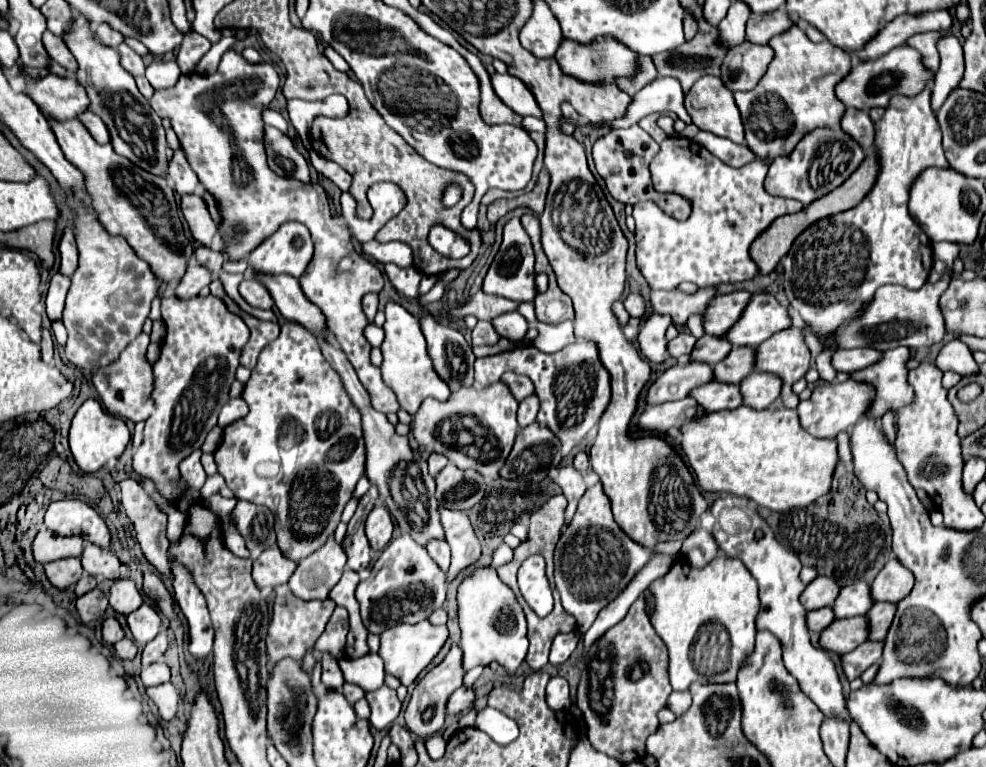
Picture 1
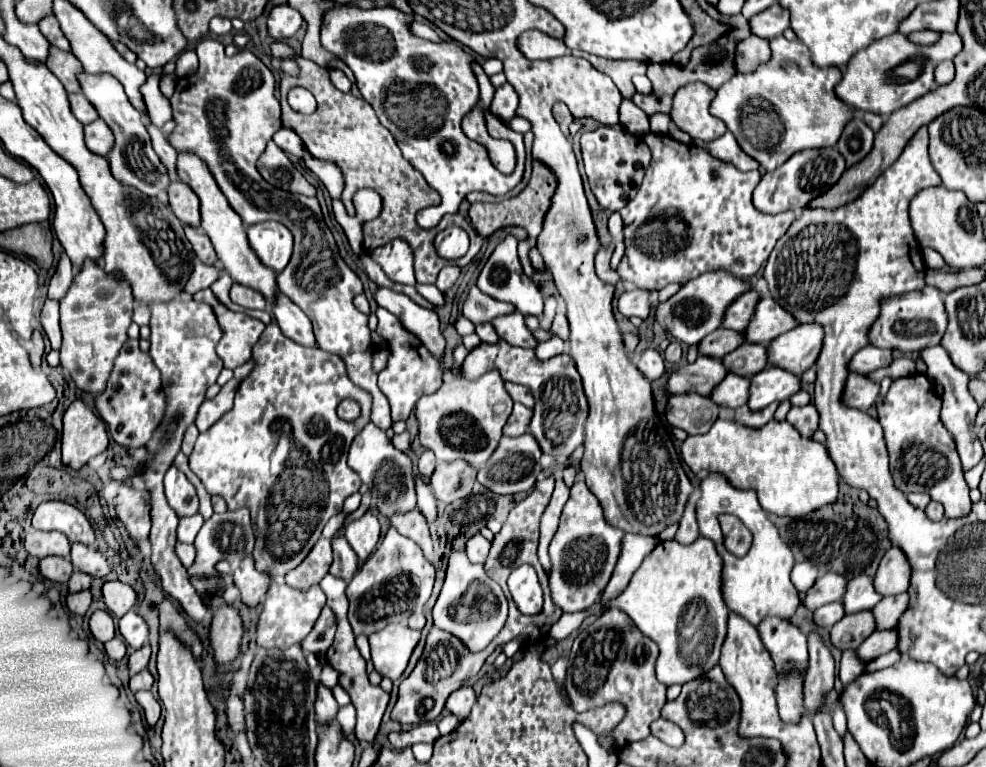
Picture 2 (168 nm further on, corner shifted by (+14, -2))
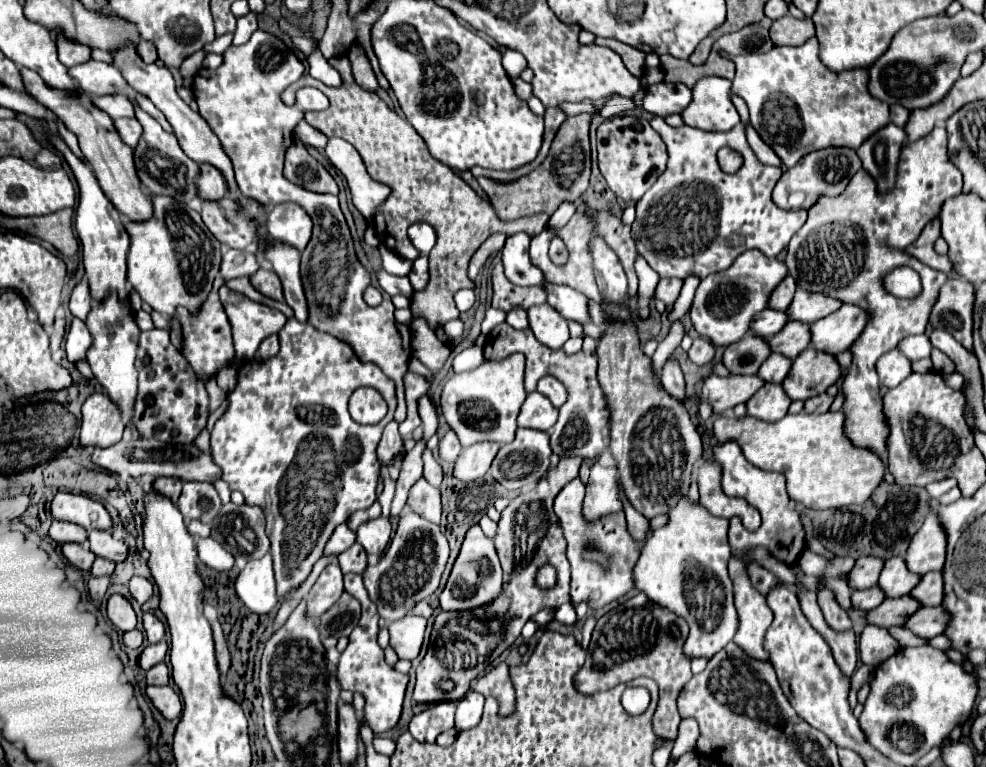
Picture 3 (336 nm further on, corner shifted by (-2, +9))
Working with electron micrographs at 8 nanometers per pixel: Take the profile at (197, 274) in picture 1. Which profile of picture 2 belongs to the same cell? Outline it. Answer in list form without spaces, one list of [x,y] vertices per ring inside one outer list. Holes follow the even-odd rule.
[[[198,265],[194,269],[190,281],[186,283],[186,291],[194,295],[196,291],[208,289],[220,275],[222,275],[222,269],[218,269],[216,265]]]

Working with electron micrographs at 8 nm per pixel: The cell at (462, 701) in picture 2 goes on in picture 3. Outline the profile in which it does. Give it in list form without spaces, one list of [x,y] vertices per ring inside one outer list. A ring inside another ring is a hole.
[[[500,664],[476,680],[474,690],[484,696],[494,696],[500,702],[500,714],[508,716],[514,710],[514,688],[508,678],[508,666]]]

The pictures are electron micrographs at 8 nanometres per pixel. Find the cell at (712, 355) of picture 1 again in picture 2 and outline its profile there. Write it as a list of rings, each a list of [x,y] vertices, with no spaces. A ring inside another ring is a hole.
[[[716,329],[708,339],[700,343],[700,353],[710,355],[710,357],[724,357],[732,353],[736,347],[744,343],[744,333],[742,331],[726,331],[726,329]]]

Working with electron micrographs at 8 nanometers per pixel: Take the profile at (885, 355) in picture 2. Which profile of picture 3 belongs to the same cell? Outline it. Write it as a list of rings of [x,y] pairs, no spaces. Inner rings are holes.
[[[908,336],[904,340],[900,340],[900,344],[896,346],[898,352],[902,352],[908,360],[922,360],[922,358],[928,358],[930,356],[930,350],[932,350],[932,344],[926,336]]]

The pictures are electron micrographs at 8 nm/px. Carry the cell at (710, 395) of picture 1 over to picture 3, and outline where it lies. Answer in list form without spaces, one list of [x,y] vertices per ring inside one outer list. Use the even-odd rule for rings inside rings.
[[[770,354],[768,360],[764,360],[764,364],[758,370],[758,378],[762,378],[764,382],[772,382],[772,384],[780,384],[784,380],[784,376],[788,374],[792,360],[788,360],[786,356],[780,354]]]

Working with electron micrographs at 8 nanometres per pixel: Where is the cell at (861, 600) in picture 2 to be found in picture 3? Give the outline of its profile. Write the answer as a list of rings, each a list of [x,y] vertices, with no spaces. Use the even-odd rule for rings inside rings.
[[[888,558],[884,560],[878,586],[888,598],[900,598],[906,596],[916,586],[918,580],[920,576],[912,576],[912,572],[908,572],[904,558]]]

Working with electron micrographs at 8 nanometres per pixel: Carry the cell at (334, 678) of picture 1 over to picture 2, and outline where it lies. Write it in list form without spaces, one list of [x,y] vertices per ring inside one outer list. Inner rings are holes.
[[[318,685],[318,697],[316,697],[316,717],[318,717],[318,725],[324,725],[324,723],[334,721],[338,709],[340,707],[338,707],[332,691],[326,689],[324,685]]]

